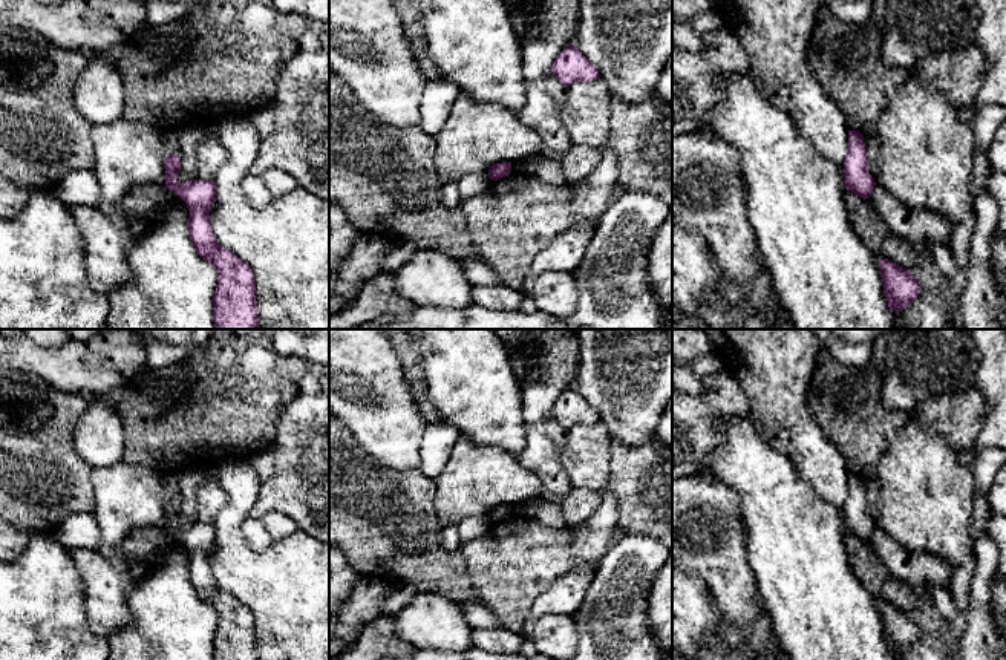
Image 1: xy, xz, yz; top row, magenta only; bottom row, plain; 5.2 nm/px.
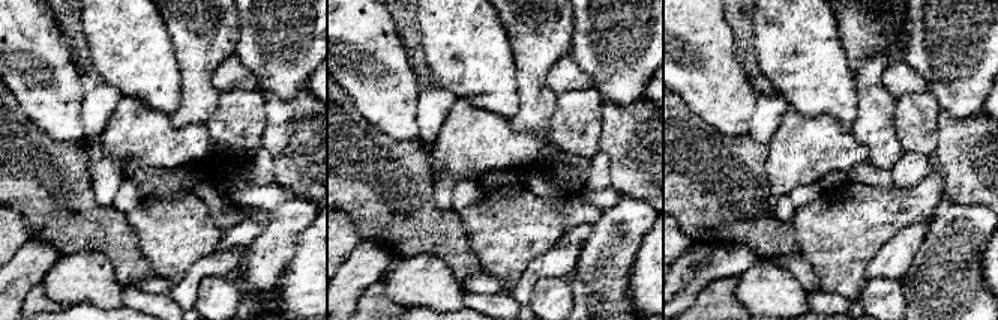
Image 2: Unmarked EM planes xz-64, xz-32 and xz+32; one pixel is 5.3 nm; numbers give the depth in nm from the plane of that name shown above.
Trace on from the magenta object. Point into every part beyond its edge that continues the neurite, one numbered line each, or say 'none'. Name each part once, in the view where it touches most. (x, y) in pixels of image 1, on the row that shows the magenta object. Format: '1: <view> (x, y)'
none

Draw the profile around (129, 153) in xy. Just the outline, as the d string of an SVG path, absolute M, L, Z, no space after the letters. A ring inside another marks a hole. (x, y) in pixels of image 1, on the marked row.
M118 118L109 124L93 124L90 138L96 164L93 168L100 198L106 204L119 205L122 198L139 185L165 185L164 161L168 155L181 156L178 130L170 123L126 121Z

